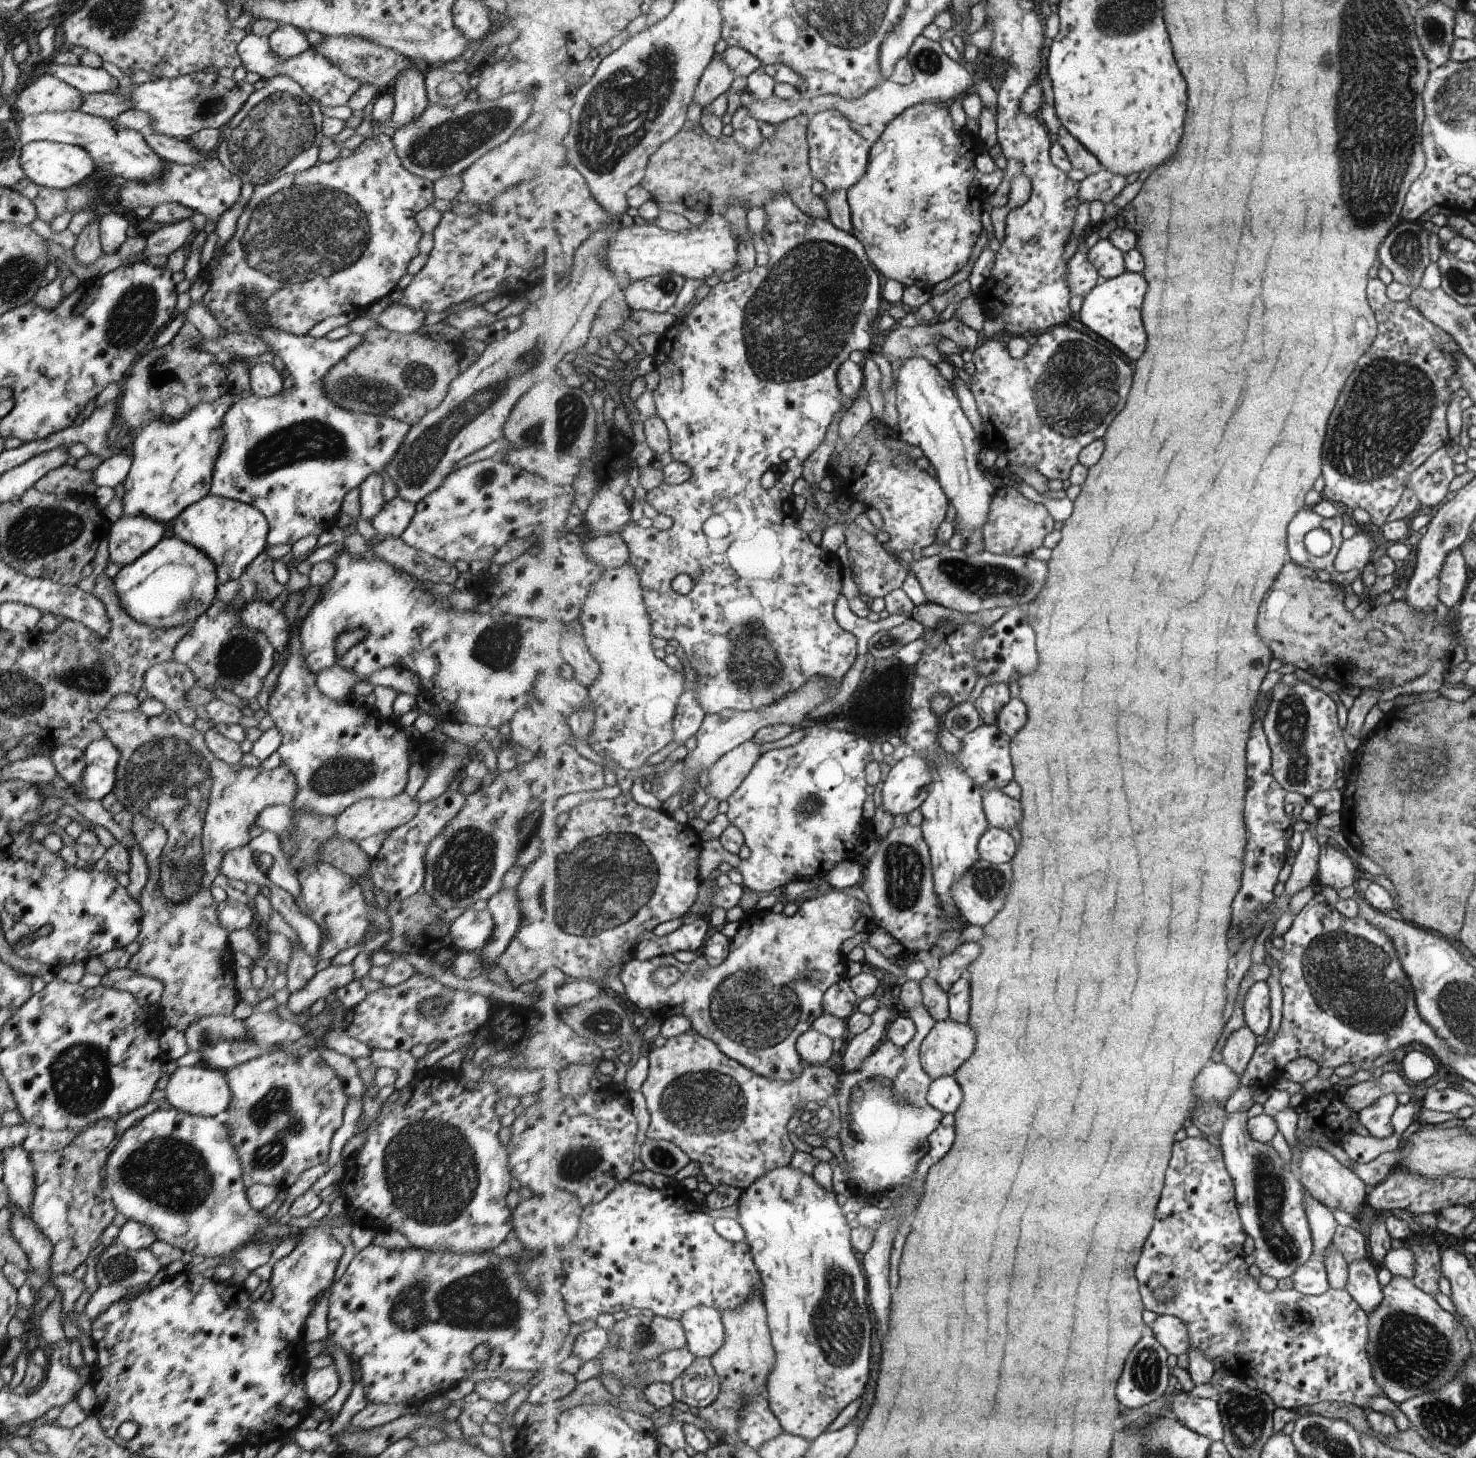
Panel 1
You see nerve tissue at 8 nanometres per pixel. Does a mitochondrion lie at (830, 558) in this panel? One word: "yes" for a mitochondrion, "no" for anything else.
no

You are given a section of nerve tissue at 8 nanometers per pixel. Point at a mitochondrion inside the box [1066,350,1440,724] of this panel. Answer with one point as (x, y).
(1388, 410)

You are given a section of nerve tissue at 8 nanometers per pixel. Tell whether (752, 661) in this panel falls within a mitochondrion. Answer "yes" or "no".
yes

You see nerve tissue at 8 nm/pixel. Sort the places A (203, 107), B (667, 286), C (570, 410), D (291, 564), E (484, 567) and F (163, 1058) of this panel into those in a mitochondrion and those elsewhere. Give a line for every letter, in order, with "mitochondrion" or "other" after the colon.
A: mitochondrion
B: mitochondrion
C: mitochondrion
D: other
E: other
F: other

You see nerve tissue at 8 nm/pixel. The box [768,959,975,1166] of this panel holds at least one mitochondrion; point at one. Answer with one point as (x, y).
(873, 1103)

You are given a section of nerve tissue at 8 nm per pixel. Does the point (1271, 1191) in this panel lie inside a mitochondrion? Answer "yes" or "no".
yes

